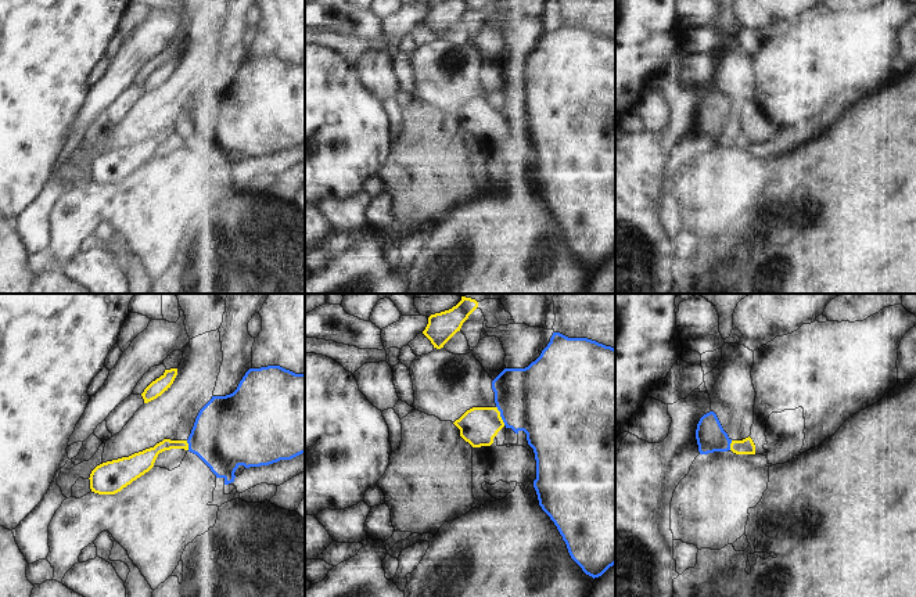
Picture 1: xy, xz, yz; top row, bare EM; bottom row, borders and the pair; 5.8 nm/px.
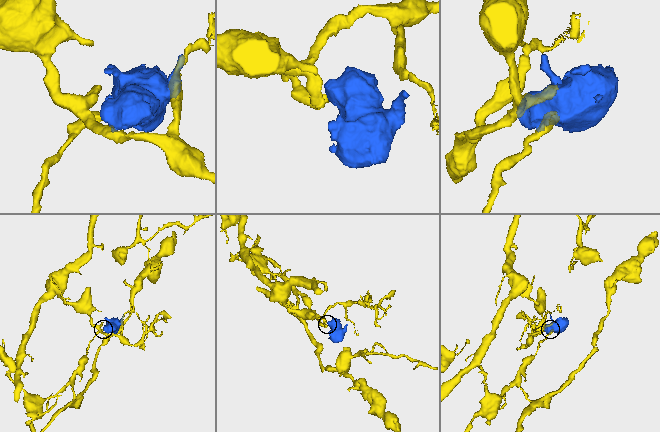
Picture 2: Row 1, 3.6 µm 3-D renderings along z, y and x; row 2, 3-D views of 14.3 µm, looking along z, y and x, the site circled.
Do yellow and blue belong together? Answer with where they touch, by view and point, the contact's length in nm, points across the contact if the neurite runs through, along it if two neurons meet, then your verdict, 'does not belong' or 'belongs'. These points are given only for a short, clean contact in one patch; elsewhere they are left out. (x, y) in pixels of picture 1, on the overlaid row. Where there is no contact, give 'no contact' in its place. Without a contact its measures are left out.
contact xz (499, 416); length 120 nm; border xz (496, 406), (505, 424); does not belong

